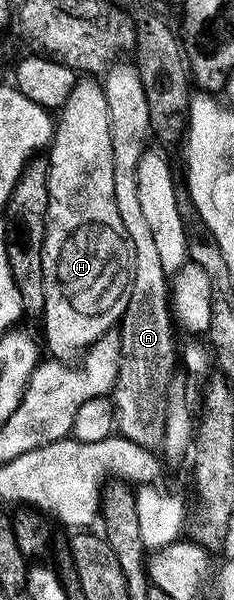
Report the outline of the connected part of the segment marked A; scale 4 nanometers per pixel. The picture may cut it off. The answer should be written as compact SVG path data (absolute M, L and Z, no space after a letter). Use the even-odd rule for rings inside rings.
M114 64L104 74L103 88L107 95L107 111L111 115L111 147L115 155L115 203L119 206L119 216L123 218L123 227L127 227L127 235L131 235L131 243L135 243L135 275L131 287L131 299L119 322L121 338L121 366L117 376L117 384L111 394L115 406L115 425L120 436L133 441L150 451L157 451L165 444L165 418L170 408L169 380L173 377L173 364L178 364L179 353L173 350L174 320L171 318L171 281L163 271L163 263L155 248L155 238L146 222L141 204L139 204L139 159L147 151L145 145L151 138L149 127L149 104L143 91L143 83L137 74L136 64Z

